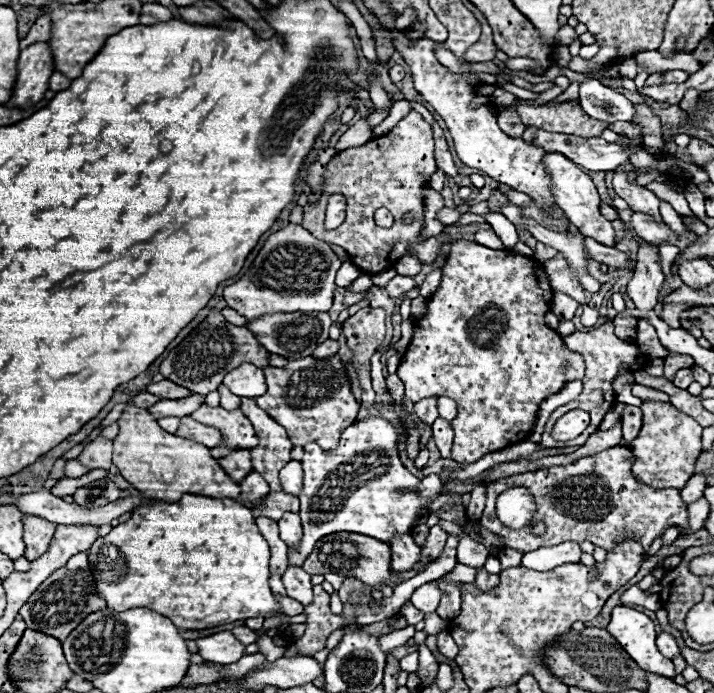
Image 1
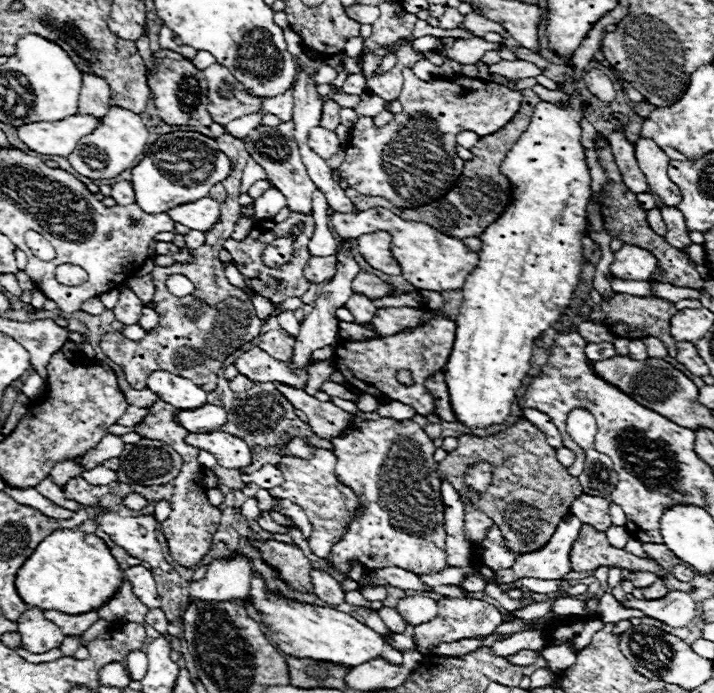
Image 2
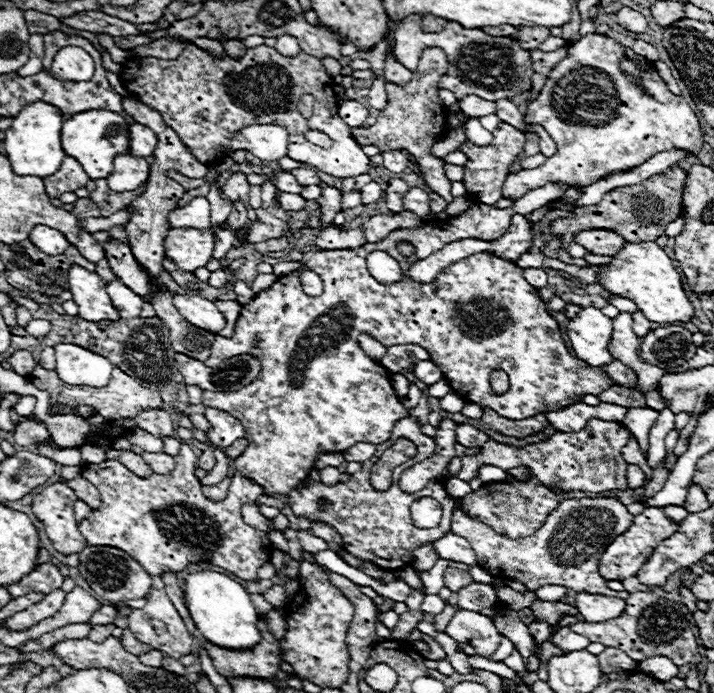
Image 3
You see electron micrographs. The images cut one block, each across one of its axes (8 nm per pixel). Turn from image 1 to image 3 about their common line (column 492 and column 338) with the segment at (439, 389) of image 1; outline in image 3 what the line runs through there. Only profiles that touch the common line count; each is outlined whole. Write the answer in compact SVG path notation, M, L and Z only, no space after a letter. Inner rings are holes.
M474 204L470 210L454 218L434 220L420 228L394 230L376 244L366 244L354 250L310 250L304 254L302 264L322 278L324 292L320 296L314 298L304 294L298 272L290 272L280 276L268 290L256 294L248 304L244 304L236 320L234 334L230 338L216 336L206 364L215 368L236 354L250 352L262 360L260 378L256 378L252 386L236 392L202 392L203 404L228 412L244 426L244 438L248 440L248 446L242 456L234 458L234 468L246 478L252 478L270 494L288 494L288 490L294 490L296 484L308 476L320 454L344 452L356 442L382 444L390 438L394 424L406 418L410 410L398 408L389 375L374 373L374 366L369 366L368 356L358 346L358 334L370 334L384 346L422 346L428 350L430 360L440 368L444 378L448 378L452 390L456 390L466 402L488 406L510 420L524 420L536 414L546 414L550 410L562 410L564 406L580 402L584 394L598 396L610 386L616 386L618 382L614 382L606 372L590 368L568 352L558 322L548 314L546 302L540 298L538 290L524 280L522 268L514 262L502 260L494 254L474 254L446 266L430 284L420 284L408 278L408 268L414 262L424 260L454 240L500 238L508 232L512 214L518 214L516 206L500 210L494 206ZM398 240L412 242L416 246L416 254L410 258L400 256L396 250ZM374 250L384 250L386 254L394 256L402 268L402 278L398 282L380 284L370 276L366 268L366 256ZM492 370L504 370L510 376L510 390L504 396L496 396L490 390Z

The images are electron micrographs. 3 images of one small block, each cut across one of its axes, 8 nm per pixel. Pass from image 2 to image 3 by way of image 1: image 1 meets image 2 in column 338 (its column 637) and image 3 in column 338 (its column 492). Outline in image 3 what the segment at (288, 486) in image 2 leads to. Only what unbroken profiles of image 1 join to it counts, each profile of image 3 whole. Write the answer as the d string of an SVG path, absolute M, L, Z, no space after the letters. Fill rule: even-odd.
M408 416L408 418L402 418L400 422L396 422L394 430L392 430L392 438L380 446L376 446L376 454L372 460L366 460L362 464L362 470L356 472L348 482L338 482L334 486L328 486L322 482L320 478L320 470L312 468L310 474L308 474L308 482L304 488L294 488L288 498L288 506L290 510L296 514L296 516L308 516L312 522L326 522L330 524L340 536L342 536L342 542L344 542L344 550L356 558L362 558L362 560L368 560L368 562L374 562L378 564L380 568L384 570L396 570L400 568L400 562L386 562L386 560L398 560L398 558L412 558L412 552L422 546L422 544L428 544L428 542L434 542L436 538L442 538L444 534L450 532L450 520L452 520L452 502L446 498L446 490L442 486L442 482L438 480L430 480L428 486L416 494L406 494L400 490L398 486L398 480L400 480L400 474L402 470L394 470L394 476L392 476L392 484L388 490L374 490L372 484L370 484L370 470L372 466L376 464L376 460L382 456L382 452L392 446L398 438L408 438L410 442L414 442L414 446L418 448L414 460L406 462L402 468L410 468L426 458L430 458L434 454L434 438L432 436L426 436L420 432L420 424L416 418ZM320 496L326 496L328 500L332 500L332 506L328 510L318 510L318 498ZM424 496L430 496L434 500L438 500L444 508L444 516L442 516L442 524L430 528L430 530L420 530L414 526L412 522L412 516L410 516L410 506L414 500L418 498L424 498Z

